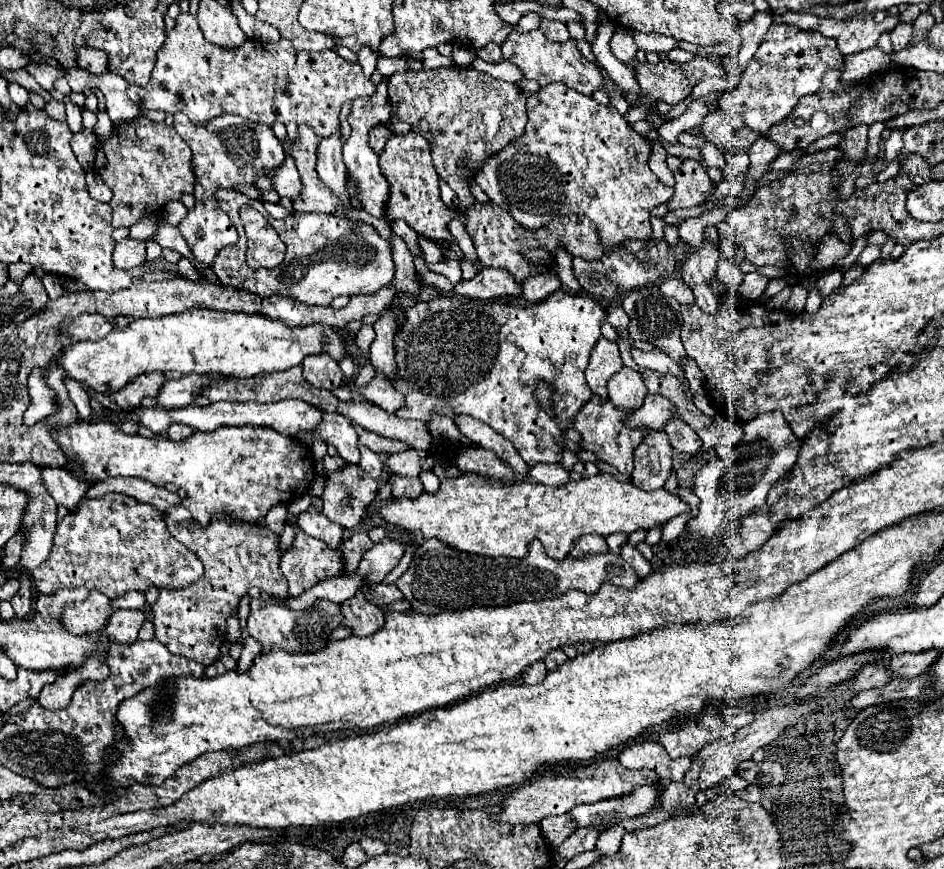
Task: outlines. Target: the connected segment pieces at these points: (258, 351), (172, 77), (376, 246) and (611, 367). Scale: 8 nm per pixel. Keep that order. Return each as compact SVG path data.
M190 308L190 312L182 312L182 316L132 320L126 328L114 328L102 340L64 348L54 362L64 370L64 378L76 380L84 390L110 394L148 372L176 370L182 374L250 378L300 366L306 356L322 352L330 354L334 360L342 360L350 354L342 336L326 324L286 326L280 320L266 320L266 316Z
M178 14L176 26L168 32L166 44L158 50L158 60L146 86L130 86L128 96L142 110L162 110L166 114L184 112L192 124L208 124L220 114L238 114L252 122L272 124L292 120L310 124L318 138L340 130L338 114L346 100L372 96L376 86L362 74L358 64L342 60L332 50L298 52L290 40L276 44L246 40L236 50L218 48L202 36L192 14Z
M218 190L218 204L228 214L232 224L238 228L238 242L230 248L222 248L218 258L212 262L212 270L216 272L218 280L226 286L234 286L238 290L254 292L258 296L290 296L298 302L310 306L328 306L336 296L352 296L352 294L372 294L378 288L386 286L394 278L394 262L390 244L380 238L380 234L364 222L358 222L354 228L354 220L346 216L334 214L300 214L294 212L286 220L274 220L267 216L268 222L280 234L282 242L286 244L286 260L274 270L250 270L246 266L245 253L247 238L238 210L240 206L254 206L266 214L263 205L258 200L248 198L238 190Z
M600 338L590 356L590 364L586 368L586 380L588 380L588 386L592 388L592 392L602 402L608 400L606 384L608 384L610 376L614 376L620 368L622 368L622 360L620 360L616 342Z

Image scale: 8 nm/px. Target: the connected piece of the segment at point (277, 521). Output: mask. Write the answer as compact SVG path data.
M276 504L274 508L270 508L270 512L264 518L264 526L270 528L272 532L282 532L288 520L288 504Z

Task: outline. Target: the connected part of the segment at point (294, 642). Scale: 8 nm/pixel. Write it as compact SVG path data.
M250 600L250 616L248 616L248 634L254 636L258 642L262 642L264 650L262 652L270 652L274 644L278 644L280 648L288 650L288 652L314 652L314 650L322 650L328 642L328 636L342 626L342 612L340 612L340 604L334 604L330 600L316 600L310 608L306 610L290 610L286 606L280 606L272 600Z

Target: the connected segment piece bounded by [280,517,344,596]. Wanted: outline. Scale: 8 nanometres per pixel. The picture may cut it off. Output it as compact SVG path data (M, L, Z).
M297 517L292 519L292 524L297 530L296 538L292 548L282 556L280 568L288 578L290 596L300 596L322 578L342 576L344 562L338 550L328 548L318 538L306 536L297 525Z

